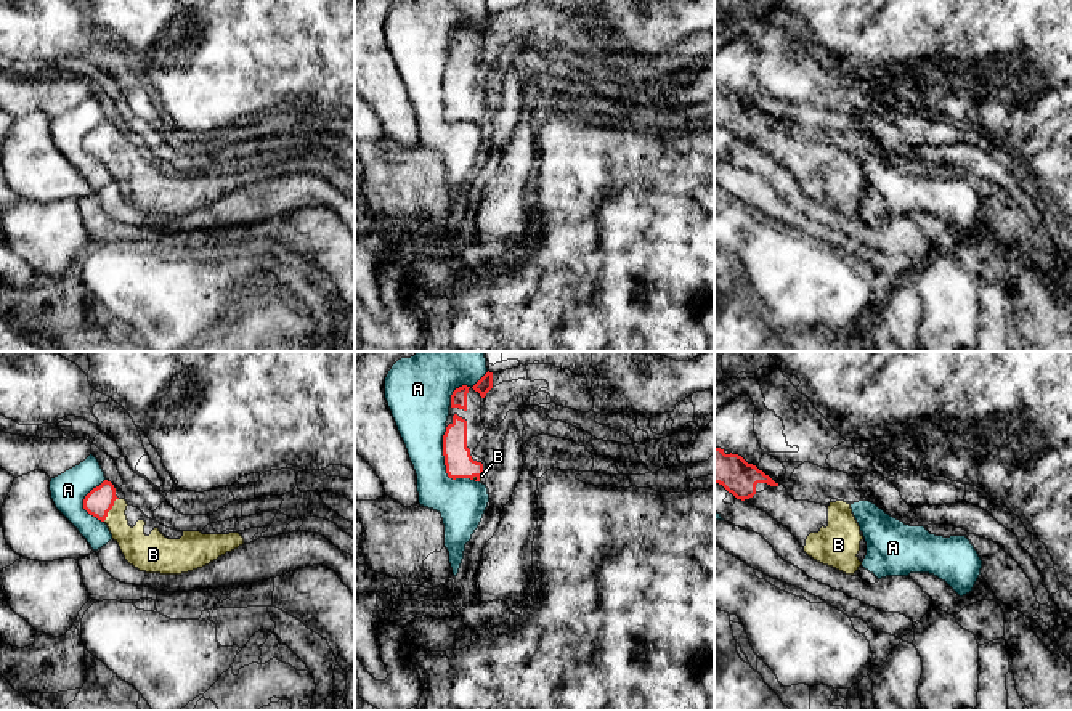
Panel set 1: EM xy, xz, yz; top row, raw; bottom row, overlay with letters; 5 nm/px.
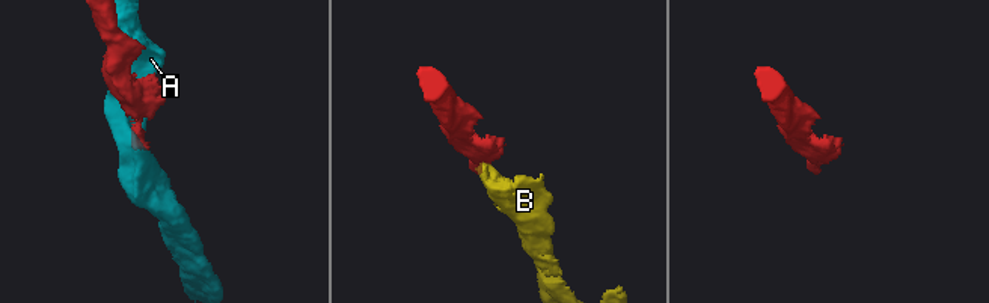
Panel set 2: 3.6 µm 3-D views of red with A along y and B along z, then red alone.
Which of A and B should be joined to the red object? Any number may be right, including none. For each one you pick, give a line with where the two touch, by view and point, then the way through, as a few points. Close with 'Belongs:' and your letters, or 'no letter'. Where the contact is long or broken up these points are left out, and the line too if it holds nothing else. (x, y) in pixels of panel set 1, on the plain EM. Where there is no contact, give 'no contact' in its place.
B: meets red in xy at (111, 148); runs through xy (100, 140), (111, 148), (119, 169), (138, 190)
Belongs: B

